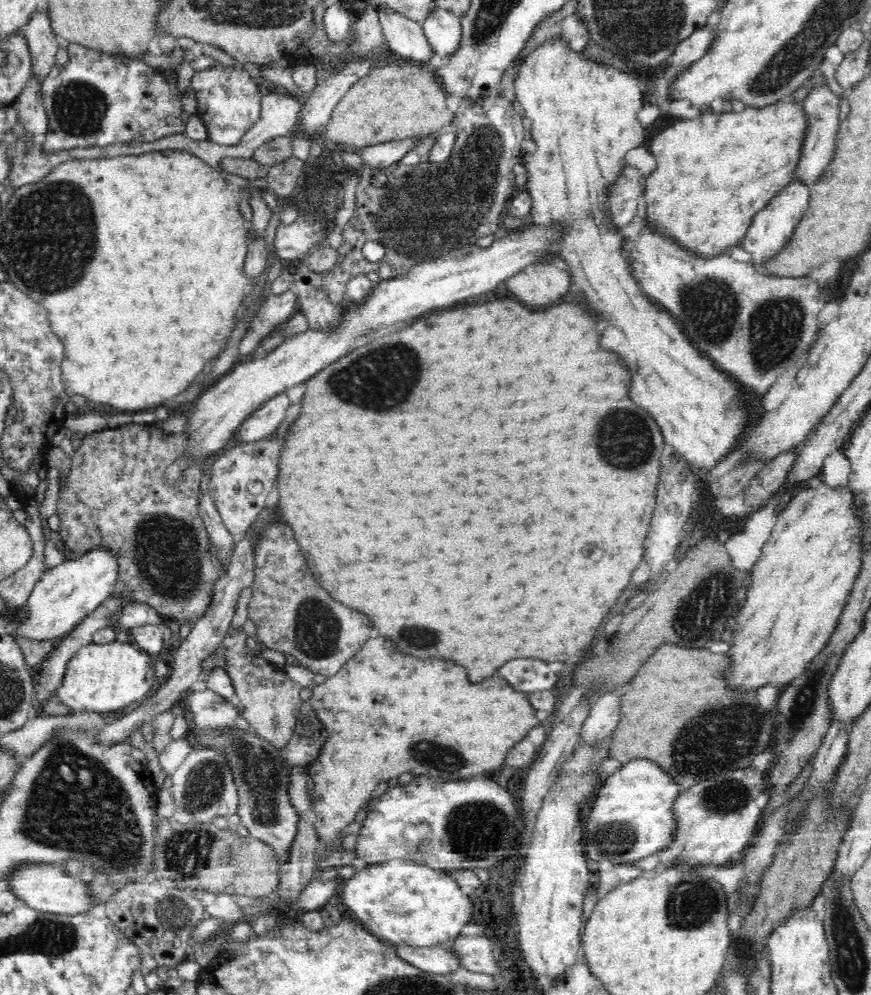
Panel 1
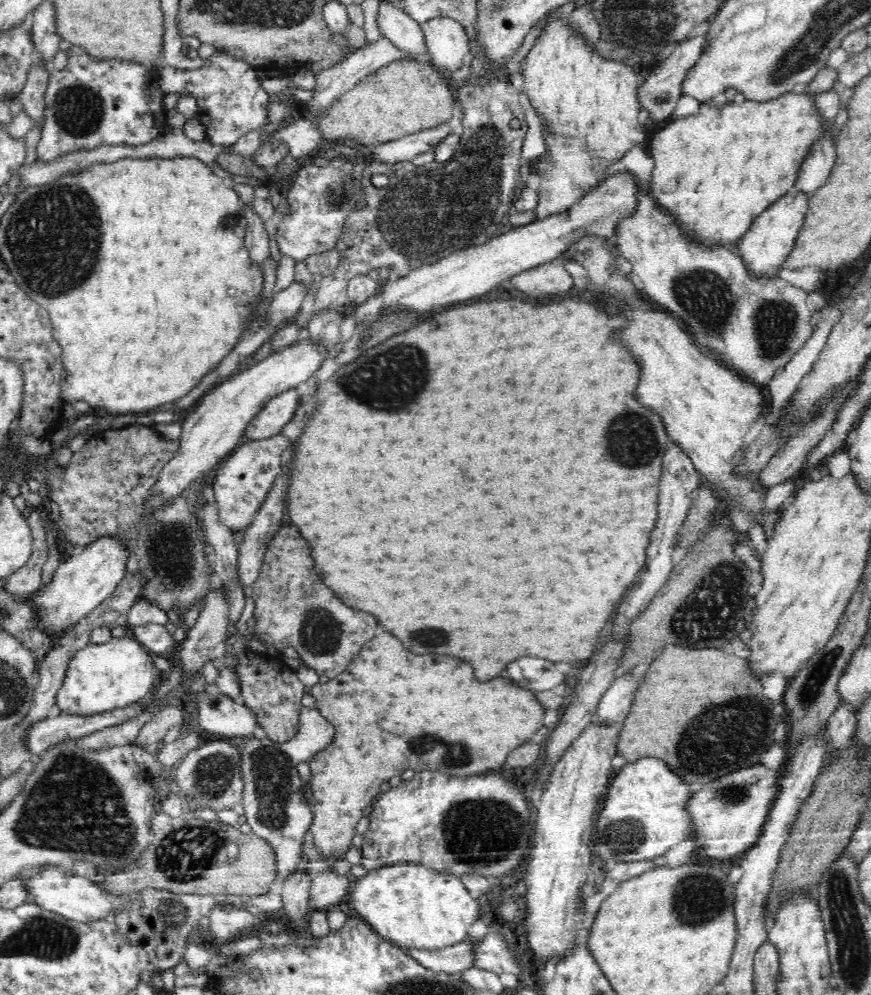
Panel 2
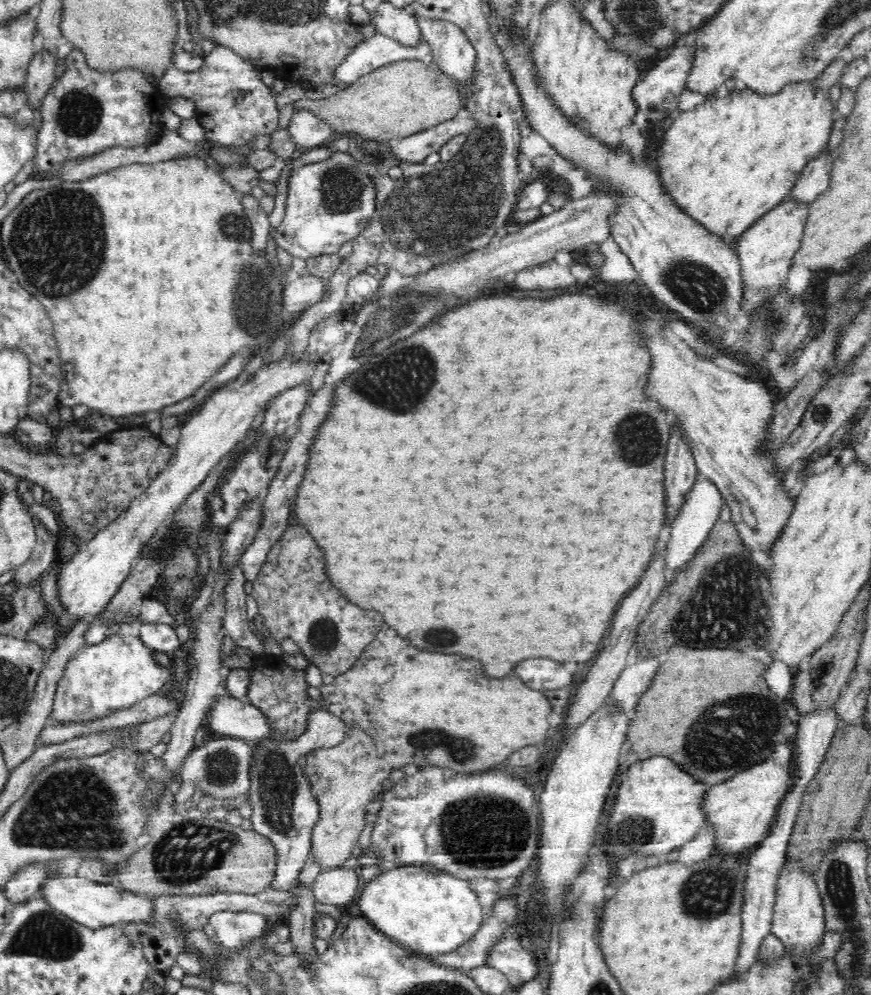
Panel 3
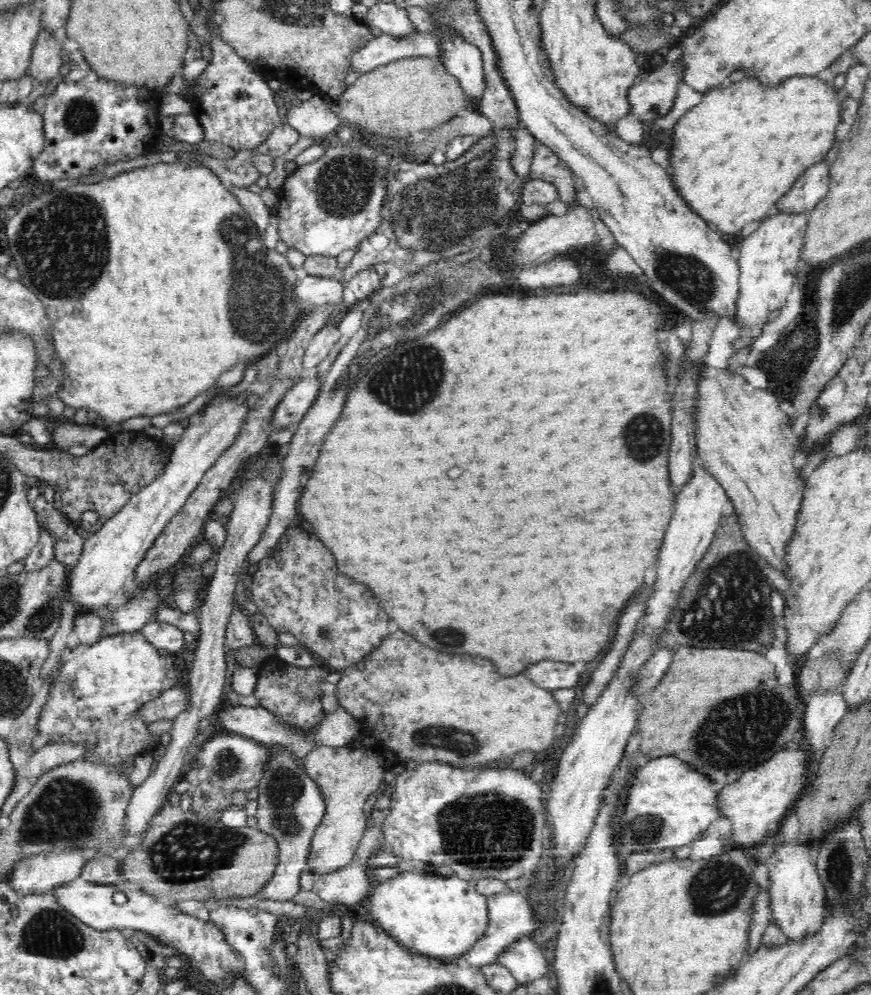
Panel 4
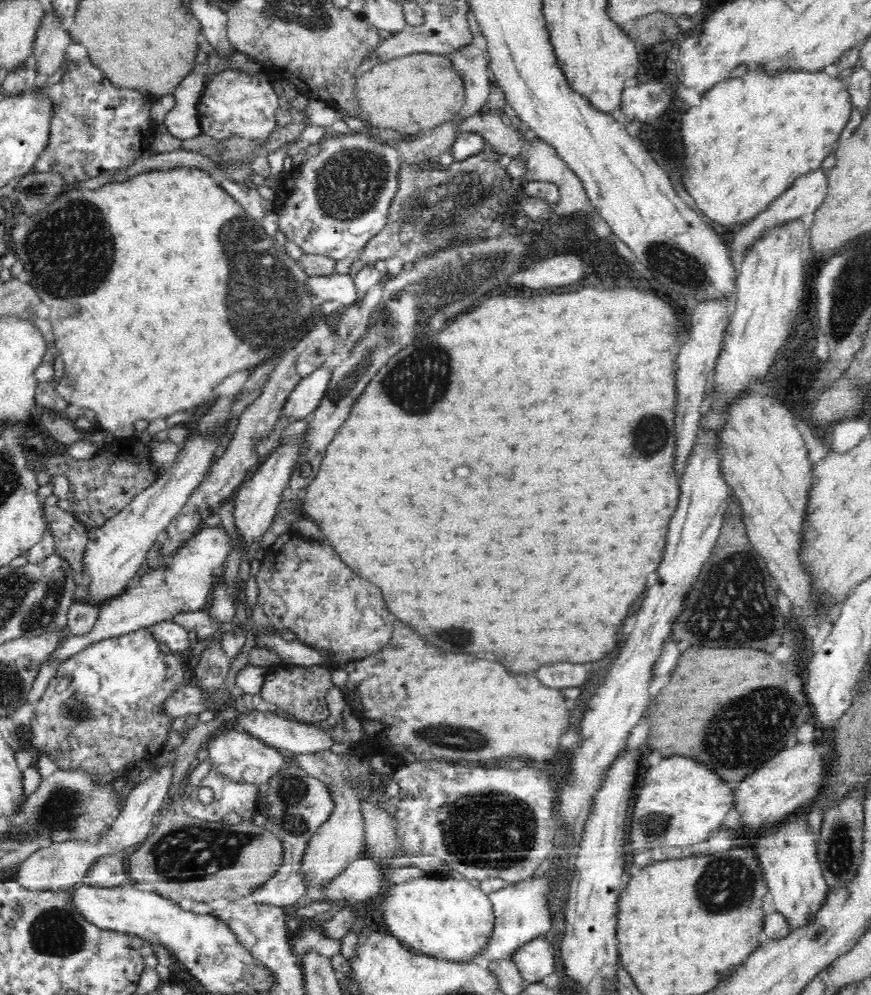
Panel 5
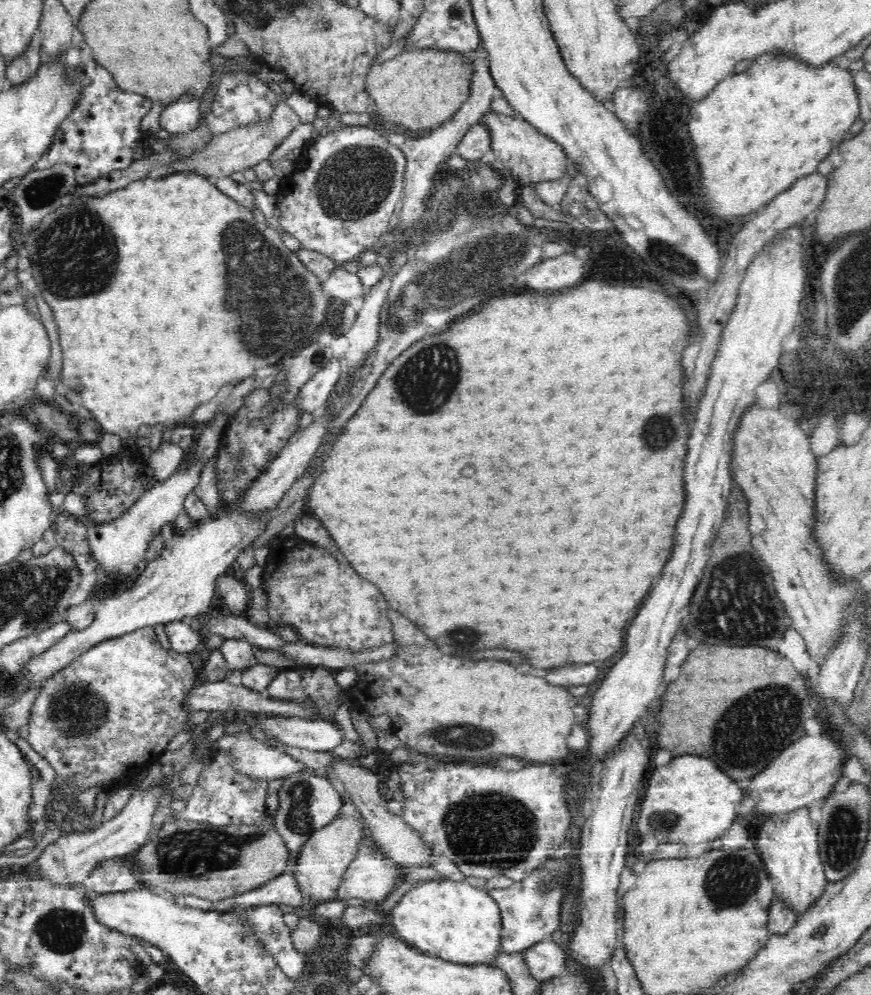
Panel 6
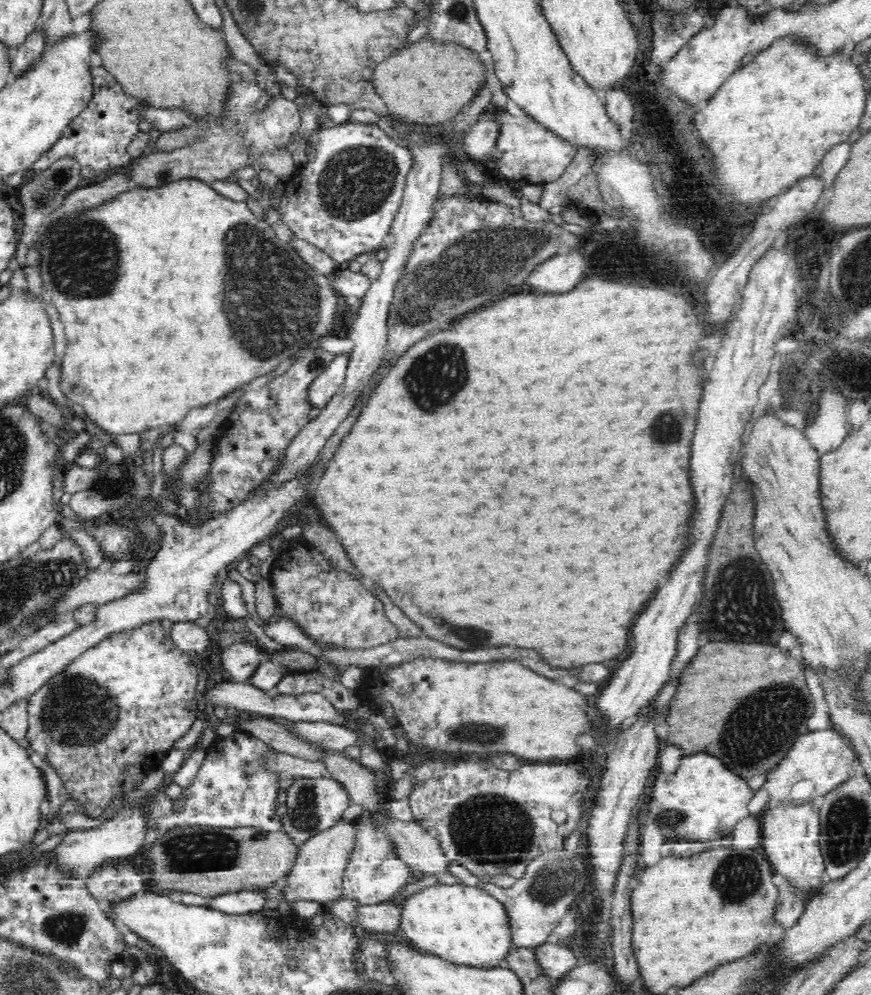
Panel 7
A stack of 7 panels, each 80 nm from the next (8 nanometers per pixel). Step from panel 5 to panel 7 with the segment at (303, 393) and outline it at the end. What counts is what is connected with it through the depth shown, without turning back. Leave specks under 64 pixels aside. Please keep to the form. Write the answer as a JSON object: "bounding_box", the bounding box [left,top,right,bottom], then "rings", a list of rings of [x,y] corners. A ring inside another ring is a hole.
{"bounding_box":[309,353,350,408],"rings":[[[350,353],[338,356],[326,371],[322,373],[310,386],[309,395],[312,406],[324,408],[342,389],[346,374],[350,367]]]}

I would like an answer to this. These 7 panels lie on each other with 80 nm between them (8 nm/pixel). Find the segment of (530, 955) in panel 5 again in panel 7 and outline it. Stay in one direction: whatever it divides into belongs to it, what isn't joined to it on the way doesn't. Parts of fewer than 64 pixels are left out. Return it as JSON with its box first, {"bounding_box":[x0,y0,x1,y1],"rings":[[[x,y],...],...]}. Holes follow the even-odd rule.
{"bounding_box":[536,943,578,979],"rings":[[[549,943],[541,944],[536,947],[536,955],[542,963],[544,973],[550,978],[558,979],[566,976],[572,968],[578,966],[578,958],[572,950],[561,944],[554,945]]]}

